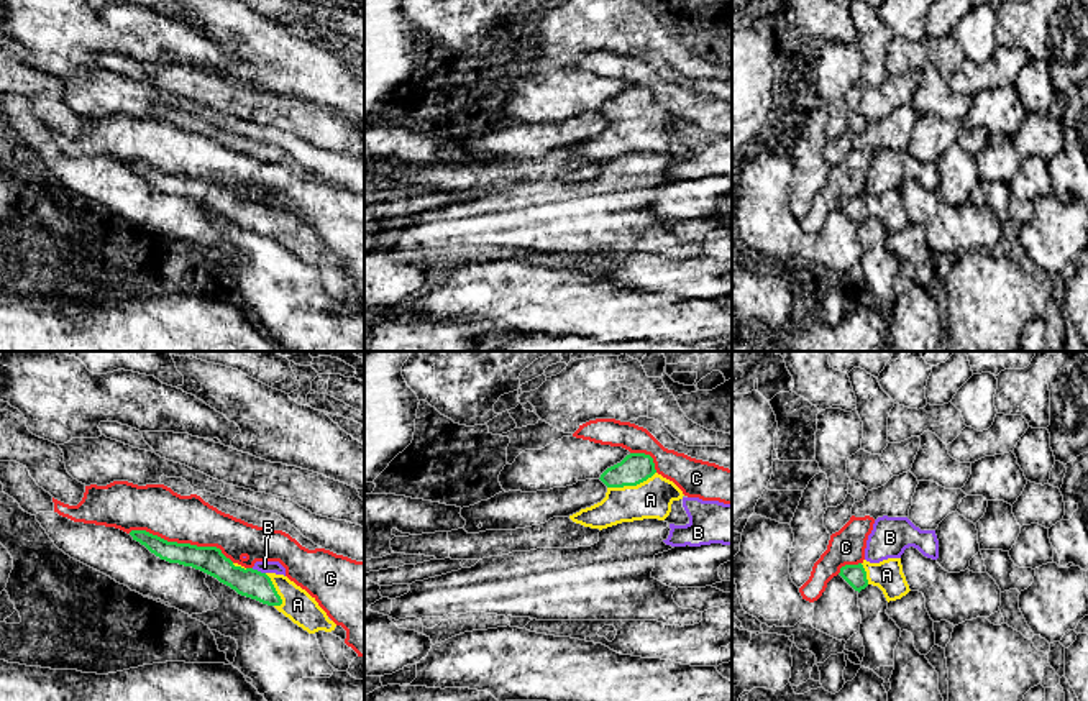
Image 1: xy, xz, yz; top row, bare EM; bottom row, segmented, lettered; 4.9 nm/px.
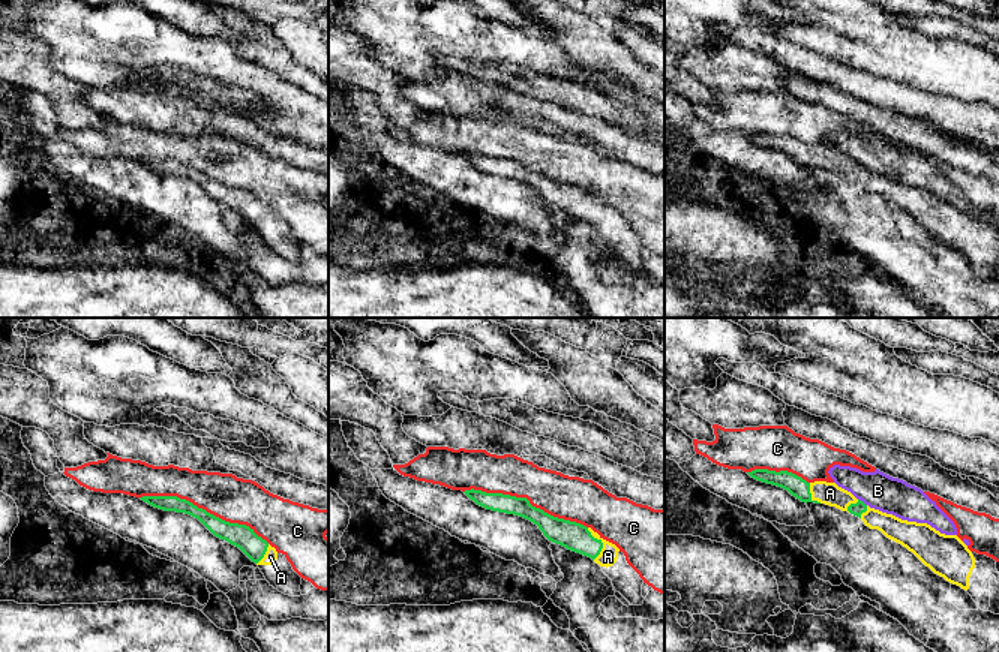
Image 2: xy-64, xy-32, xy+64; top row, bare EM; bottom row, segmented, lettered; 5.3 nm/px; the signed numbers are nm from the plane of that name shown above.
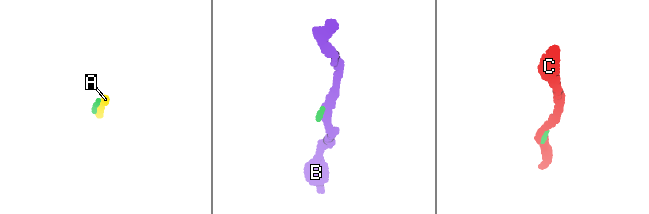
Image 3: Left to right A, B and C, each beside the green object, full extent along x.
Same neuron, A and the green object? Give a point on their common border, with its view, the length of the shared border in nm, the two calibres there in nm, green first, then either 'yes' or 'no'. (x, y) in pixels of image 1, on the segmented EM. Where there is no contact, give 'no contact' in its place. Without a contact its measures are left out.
contact xz (630, 485); length 260 nm; calibres 150 and 190 nm; yes

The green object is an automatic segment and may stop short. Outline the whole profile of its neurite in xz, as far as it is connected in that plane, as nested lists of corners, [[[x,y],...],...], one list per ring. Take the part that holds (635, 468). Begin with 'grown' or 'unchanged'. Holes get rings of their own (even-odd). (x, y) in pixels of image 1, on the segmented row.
grown; [[[645,453],[627,455],[599,479],[607,486],[606,497],[569,515],[573,522],[602,530],[622,522],[665,520],[671,504],[684,496],[673,481],[656,473],[653,458]]]

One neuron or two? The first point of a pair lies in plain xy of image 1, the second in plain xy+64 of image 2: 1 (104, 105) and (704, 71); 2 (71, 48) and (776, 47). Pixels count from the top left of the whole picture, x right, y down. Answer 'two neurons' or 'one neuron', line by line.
1: one neuron
2: two neurons

